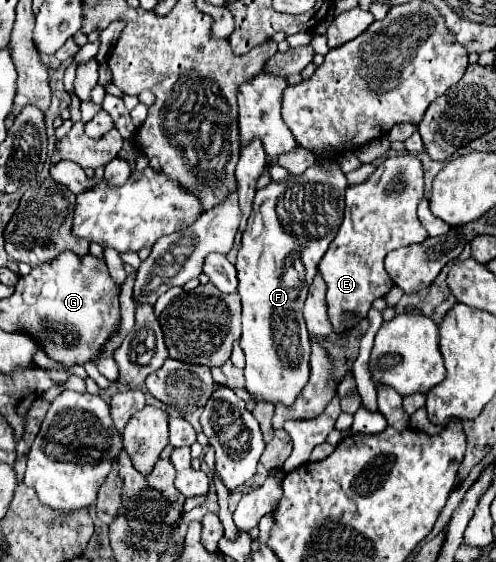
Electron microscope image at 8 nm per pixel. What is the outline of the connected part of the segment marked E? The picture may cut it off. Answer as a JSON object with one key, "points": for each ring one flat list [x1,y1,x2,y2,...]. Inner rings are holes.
{"points":[[398,154,386,158,372,178,364,184,350,186,346,190,346,210,344,222,332,240,328,252,318,264,318,272,326,282,326,304,330,314,330,324,334,322,334,332,344,336,352,328,366,318,372,302,376,298,386,296,394,282,384,270,384,258,390,250,422,244,428,238,428,232,420,224,416,216,418,202,424,194,424,178,422,164,416,156],[344,314,354,316,354,320,346,320]]}

